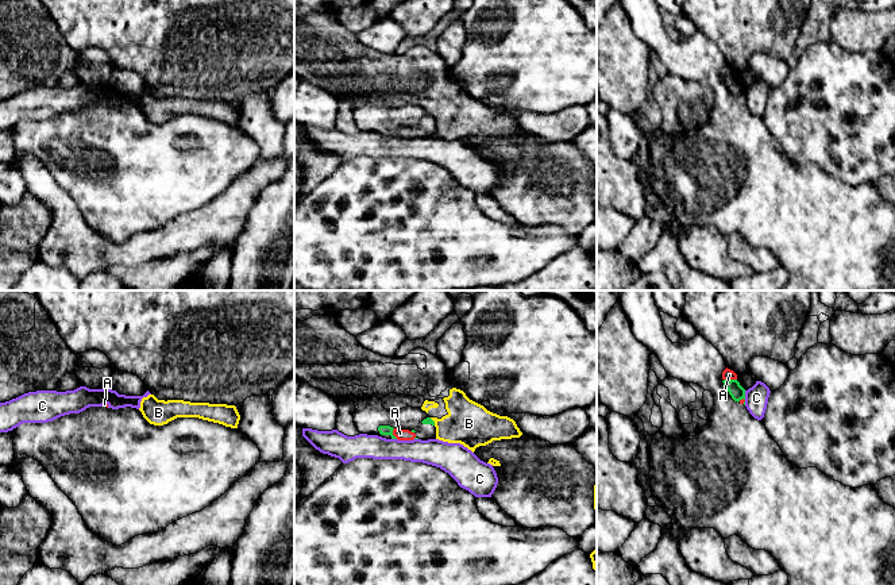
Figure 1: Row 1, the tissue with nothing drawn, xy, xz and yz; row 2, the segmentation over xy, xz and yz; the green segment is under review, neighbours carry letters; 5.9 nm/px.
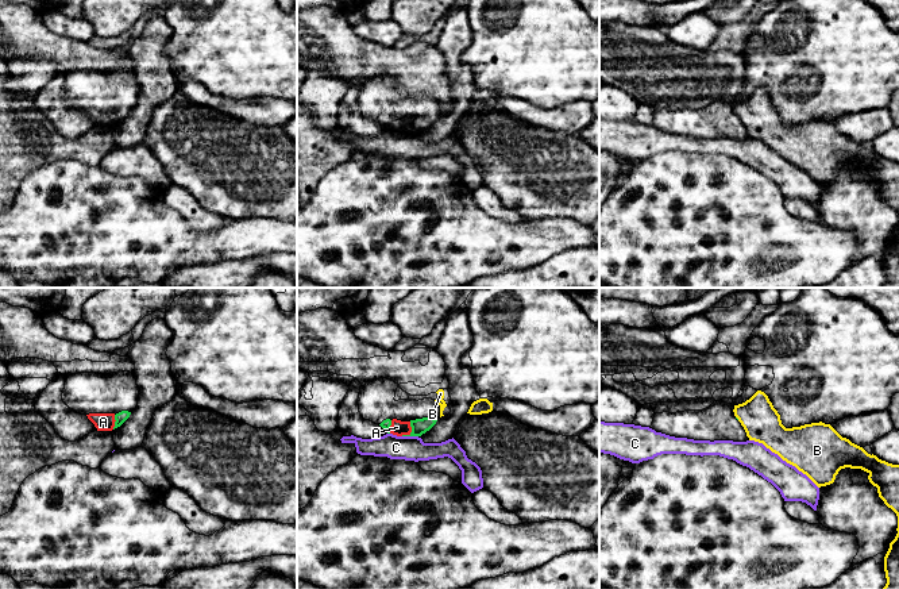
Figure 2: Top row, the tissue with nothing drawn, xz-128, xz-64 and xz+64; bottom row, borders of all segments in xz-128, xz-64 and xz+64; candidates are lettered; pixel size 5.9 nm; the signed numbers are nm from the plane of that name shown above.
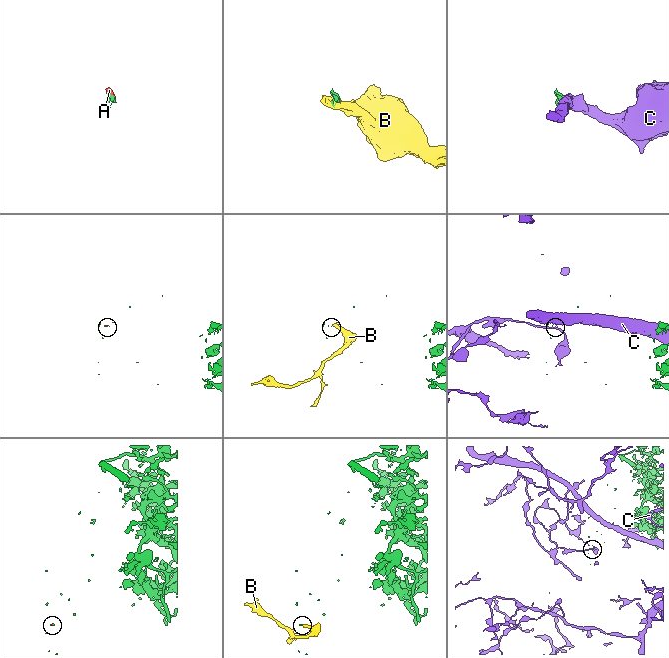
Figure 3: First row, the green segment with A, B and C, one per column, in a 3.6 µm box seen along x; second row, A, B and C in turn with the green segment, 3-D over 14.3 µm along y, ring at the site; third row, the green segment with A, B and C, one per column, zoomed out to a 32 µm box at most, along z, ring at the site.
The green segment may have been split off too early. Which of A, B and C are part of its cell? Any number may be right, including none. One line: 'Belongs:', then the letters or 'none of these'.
Belongs: A

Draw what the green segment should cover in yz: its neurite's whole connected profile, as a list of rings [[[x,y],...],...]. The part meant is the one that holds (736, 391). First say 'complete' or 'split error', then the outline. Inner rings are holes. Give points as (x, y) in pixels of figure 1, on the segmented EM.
split error; [[[620,290],[618,301],[621,303],[630,330],[636,339],[649,349],[651,353],[656,354],[661,365],[664,366],[670,377],[682,380],[684,382],[694,382],[702,386],[705,390],[710,390],[714,397],[714,407],[709,413],[707,423],[698,431],[695,436],[684,436],[679,439],[671,439],[664,436],[660,431],[652,435],[651,442],[651,486],[652,497],[657,507],[663,508],[672,519],[670,530],[661,528],[661,536],[657,547],[648,554],[636,566],[641,576],[645,574],[661,574],[670,585],[726,585],[724,582],[707,578],[702,574],[693,571],[680,551],[680,542],[684,538],[684,532],[693,528],[714,528],[722,535],[724,539],[737,535],[749,547],[755,550],[768,551],[788,574],[787,585],[895,585],[895,508],[883,503],[879,497],[875,486],[863,485],[860,488],[845,486],[838,481],[832,480],[817,467],[799,469],[792,465],[782,453],[779,444],[768,435],[768,431],[761,420],[755,419],[745,407],[745,389],[737,381],[737,374],[728,369],[720,351],[707,342],[702,335],[697,335],[690,340],[680,340],[672,343],[664,331],[659,308],[655,305],[652,290]]]

